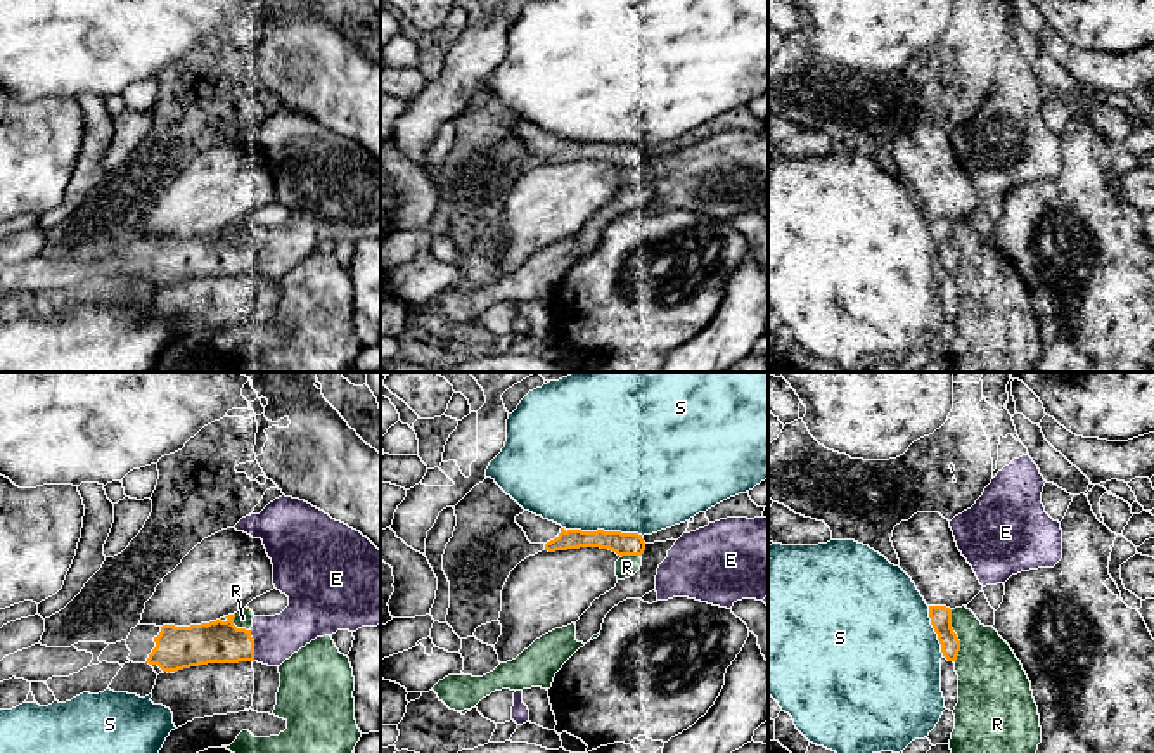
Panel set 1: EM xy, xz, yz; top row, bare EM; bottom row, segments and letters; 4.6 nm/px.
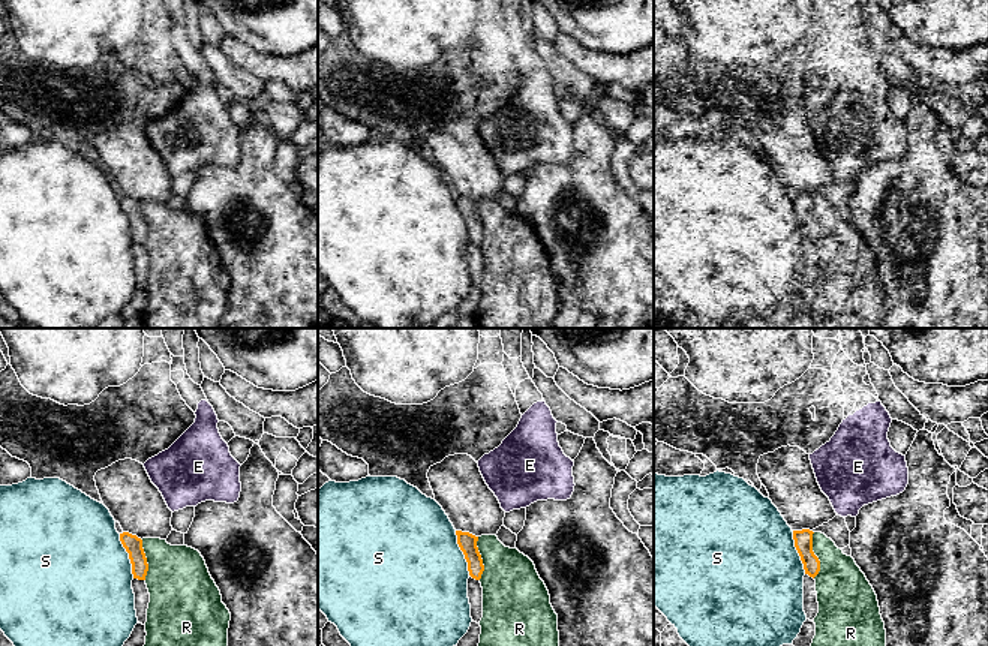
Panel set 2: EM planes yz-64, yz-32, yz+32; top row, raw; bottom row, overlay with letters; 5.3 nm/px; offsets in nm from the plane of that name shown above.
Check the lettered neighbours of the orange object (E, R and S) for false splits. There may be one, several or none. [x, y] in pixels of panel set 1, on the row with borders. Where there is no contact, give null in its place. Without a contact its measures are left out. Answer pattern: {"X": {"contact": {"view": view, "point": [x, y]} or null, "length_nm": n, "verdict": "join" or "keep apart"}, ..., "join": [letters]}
{"E": {"contact": {"view": "xy", "point": [253, 646]}, "length_nm": 150, "verdict": "join"}, "R": {"contact": {"view": "yz", "point": [955, 636]}, "length_nm": 240, "verdict": "keep apart"}, "S": {"contact": {"view": "xz", "point": [606, 532]}, "length_nm": 360, "verdict": "keep apart"}, "join": ["E"]}

